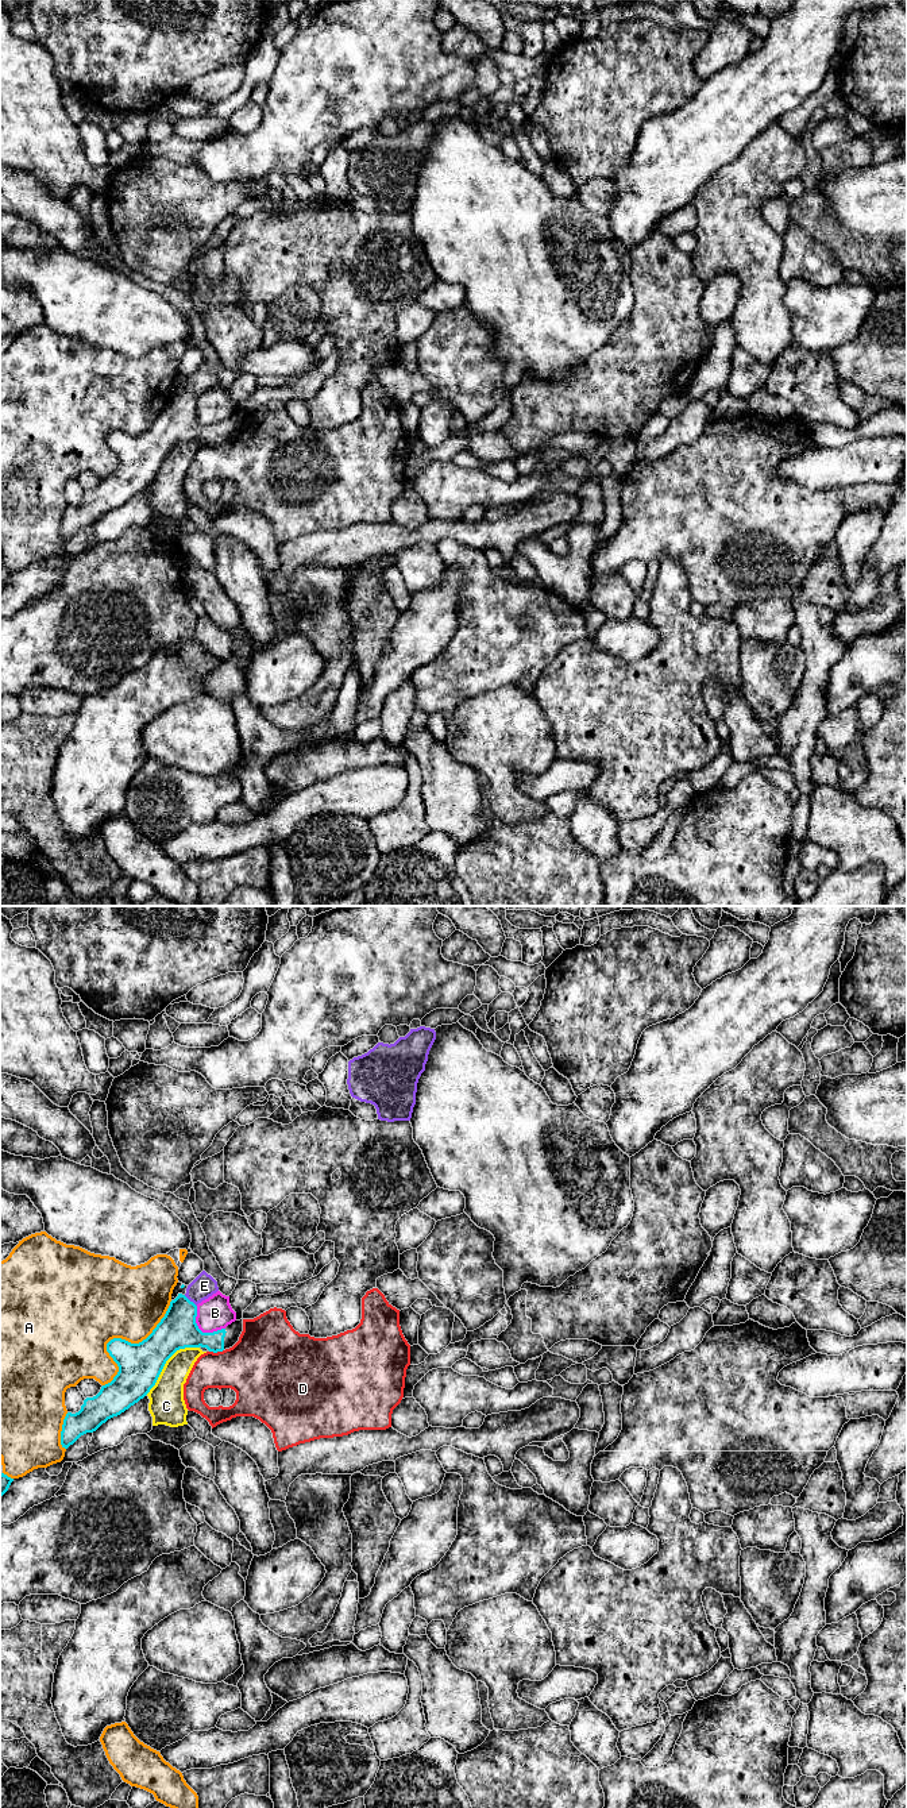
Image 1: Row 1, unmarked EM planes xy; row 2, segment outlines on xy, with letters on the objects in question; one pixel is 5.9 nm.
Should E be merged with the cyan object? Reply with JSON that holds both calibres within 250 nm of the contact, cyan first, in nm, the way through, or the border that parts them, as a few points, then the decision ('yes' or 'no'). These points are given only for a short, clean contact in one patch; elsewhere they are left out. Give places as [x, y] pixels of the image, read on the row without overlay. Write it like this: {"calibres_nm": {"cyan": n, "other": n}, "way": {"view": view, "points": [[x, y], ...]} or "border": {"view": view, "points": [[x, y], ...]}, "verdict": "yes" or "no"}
{"calibres_nm": {"cyan": 220, "other": 140}, "way": {"view": "xy", "points": [[177, 421], [181, 405], [189, 393], [204, 378]]}, "verdict": "yes"}

